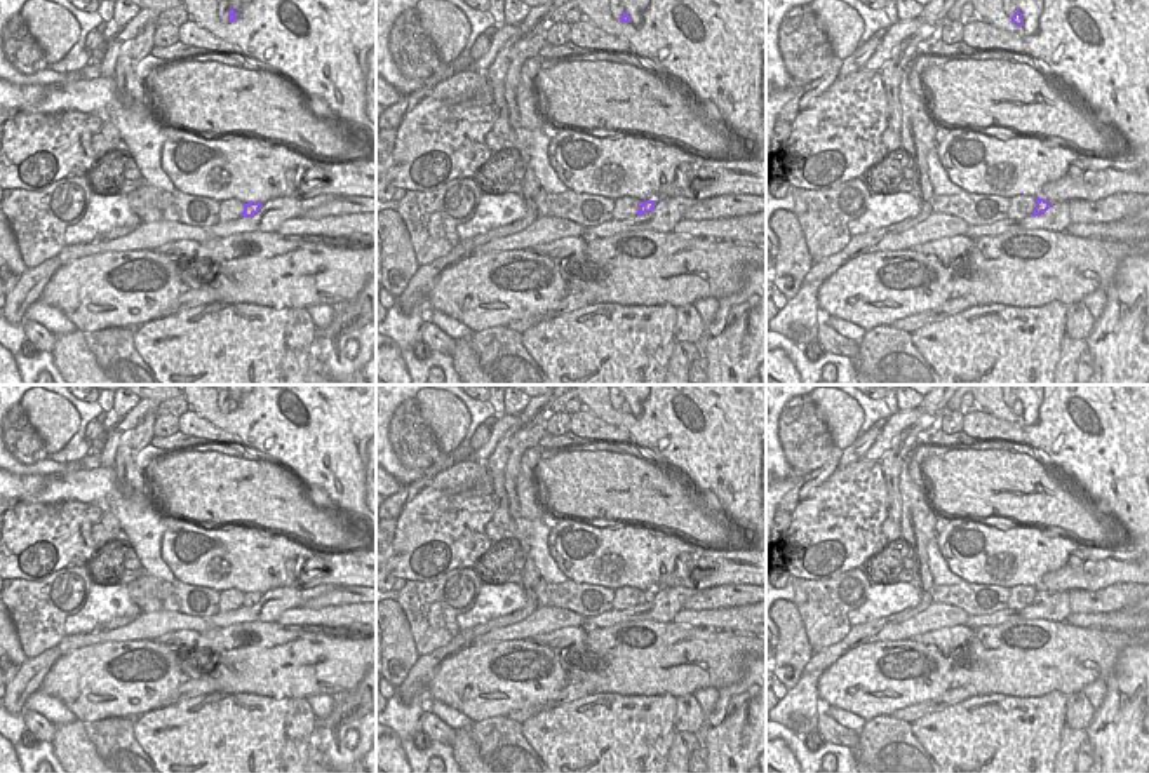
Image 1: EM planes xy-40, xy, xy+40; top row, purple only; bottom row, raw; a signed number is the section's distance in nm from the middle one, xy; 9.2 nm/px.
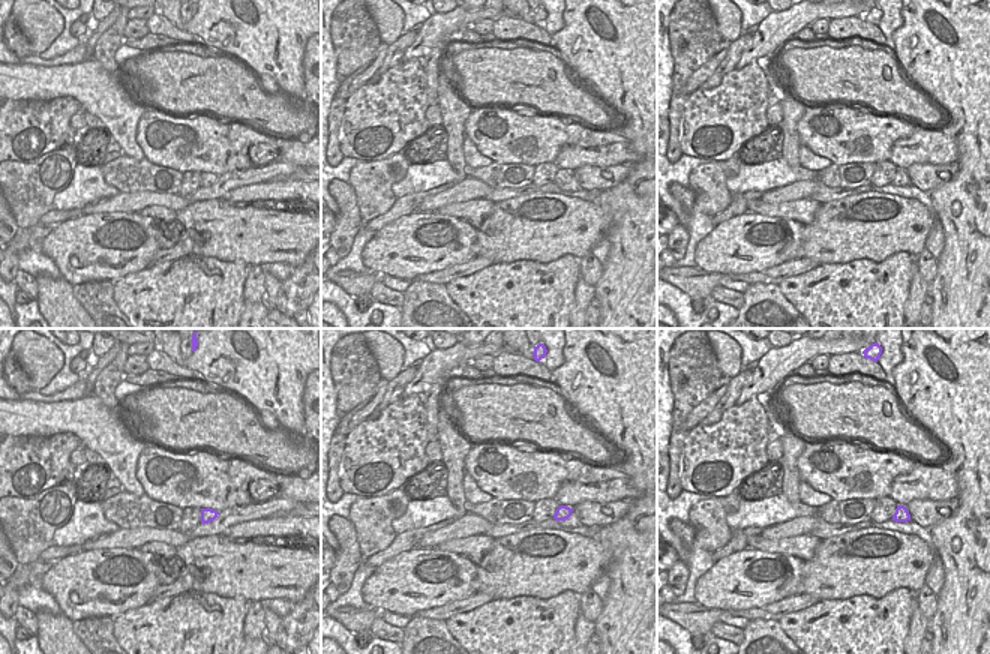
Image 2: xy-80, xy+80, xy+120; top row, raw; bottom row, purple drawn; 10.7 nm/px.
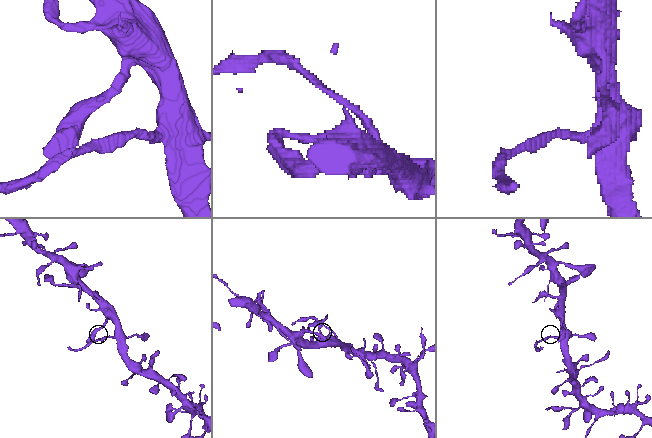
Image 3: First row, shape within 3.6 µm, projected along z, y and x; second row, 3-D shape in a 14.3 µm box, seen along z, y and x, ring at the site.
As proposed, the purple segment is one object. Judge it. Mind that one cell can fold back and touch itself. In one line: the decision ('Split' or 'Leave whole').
Split

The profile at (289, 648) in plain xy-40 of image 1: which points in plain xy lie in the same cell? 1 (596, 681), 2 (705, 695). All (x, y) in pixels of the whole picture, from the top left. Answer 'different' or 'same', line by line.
1: same
2: different

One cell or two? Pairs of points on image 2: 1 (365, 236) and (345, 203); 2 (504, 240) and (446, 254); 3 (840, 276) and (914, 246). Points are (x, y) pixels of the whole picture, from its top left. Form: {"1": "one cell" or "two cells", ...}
{"1": "two cells", "2": "two cells", "3": "two cells"}

